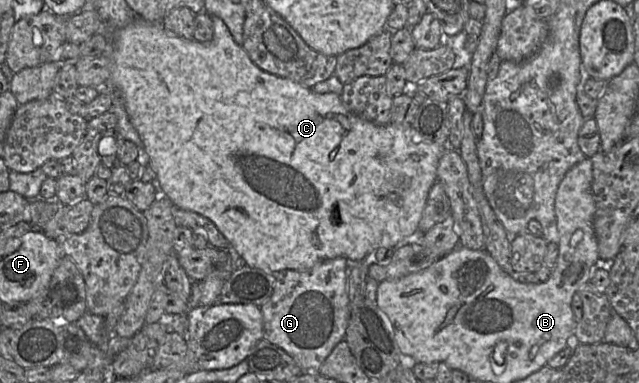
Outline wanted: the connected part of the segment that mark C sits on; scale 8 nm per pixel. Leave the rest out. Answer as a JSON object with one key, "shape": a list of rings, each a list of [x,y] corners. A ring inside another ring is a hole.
{"shape":[[[211,16],[211,19],[214,26],[214,36],[210,42],[205,43],[198,42],[194,39],[187,40],[177,37],[171,33],[168,33],[163,28],[161,23],[149,23],[141,19],[137,19],[127,24],[123,28],[118,29],[114,32],[113,38],[110,38],[110,54],[108,55],[111,60],[110,84],[109,87],[107,87],[106,89],[100,90],[116,90],[123,97],[129,119],[134,128],[137,130],[144,144],[143,160],[144,162],[149,163],[155,170],[157,190],[161,191],[163,195],[168,197],[175,206],[183,210],[198,213],[211,220],[218,228],[218,230],[227,239],[230,247],[236,251],[236,253],[242,258],[245,264],[249,265],[250,267],[261,269],[267,273],[276,273],[283,270],[308,271],[319,262],[338,257],[346,258],[348,261],[352,261],[352,263],[357,262],[365,258],[370,258],[373,253],[380,247],[395,248],[400,241],[402,241],[406,237],[413,235],[417,230],[419,230],[419,221],[426,206],[429,191],[437,180],[437,167],[439,159],[446,150],[446,147],[444,145],[424,139],[424,137],[410,125],[398,125],[394,123],[389,123],[387,125],[380,126],[365,119],[362,119],[351,113],[344,106],[341,96],[336,93],[315,93],[311,90],[311,88],[307,88],[299,84],[298,82],[268,73],[260,69],[250,59],[249,55],[243,49],[243,47],[235,42],[224,21],[217,16]]]}

